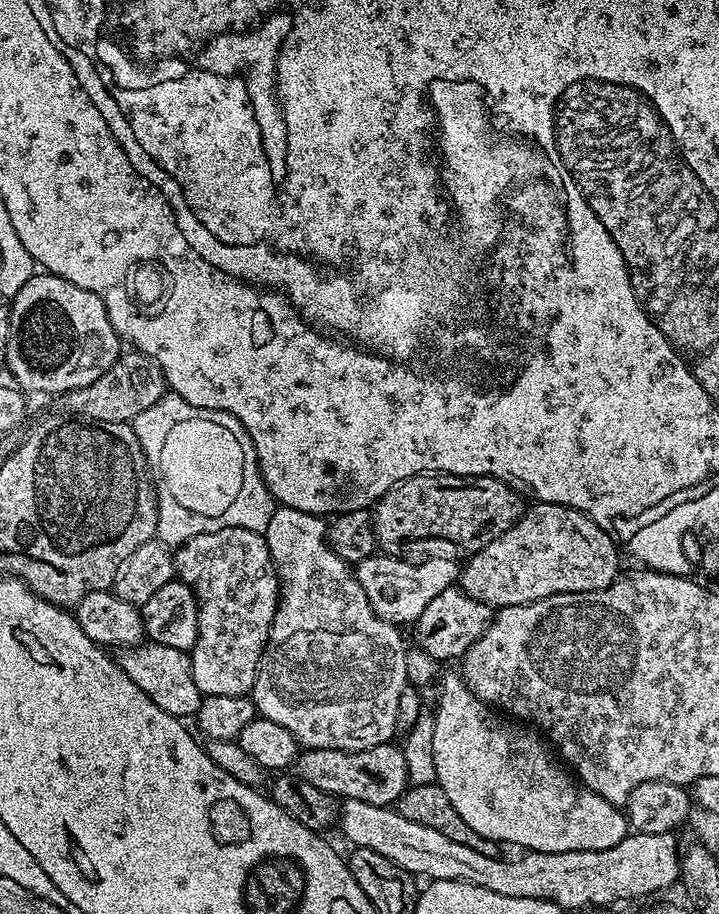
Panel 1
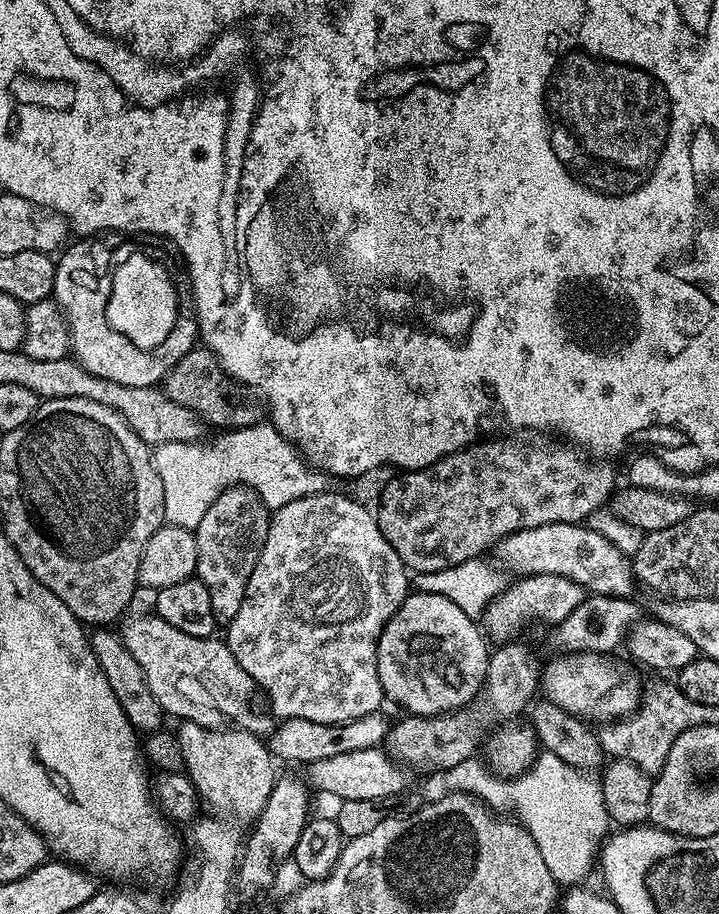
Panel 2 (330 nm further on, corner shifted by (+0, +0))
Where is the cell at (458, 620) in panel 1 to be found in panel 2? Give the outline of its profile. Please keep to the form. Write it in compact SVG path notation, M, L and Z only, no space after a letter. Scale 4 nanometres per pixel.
M558 574L521 576L488 603L482 617L482 631L496 646L515 641L519 637L516 635L535 620L541 620L545 626L561 624L566 614L574 614L574 610L578 610L585 595L586 589L581 584Z

